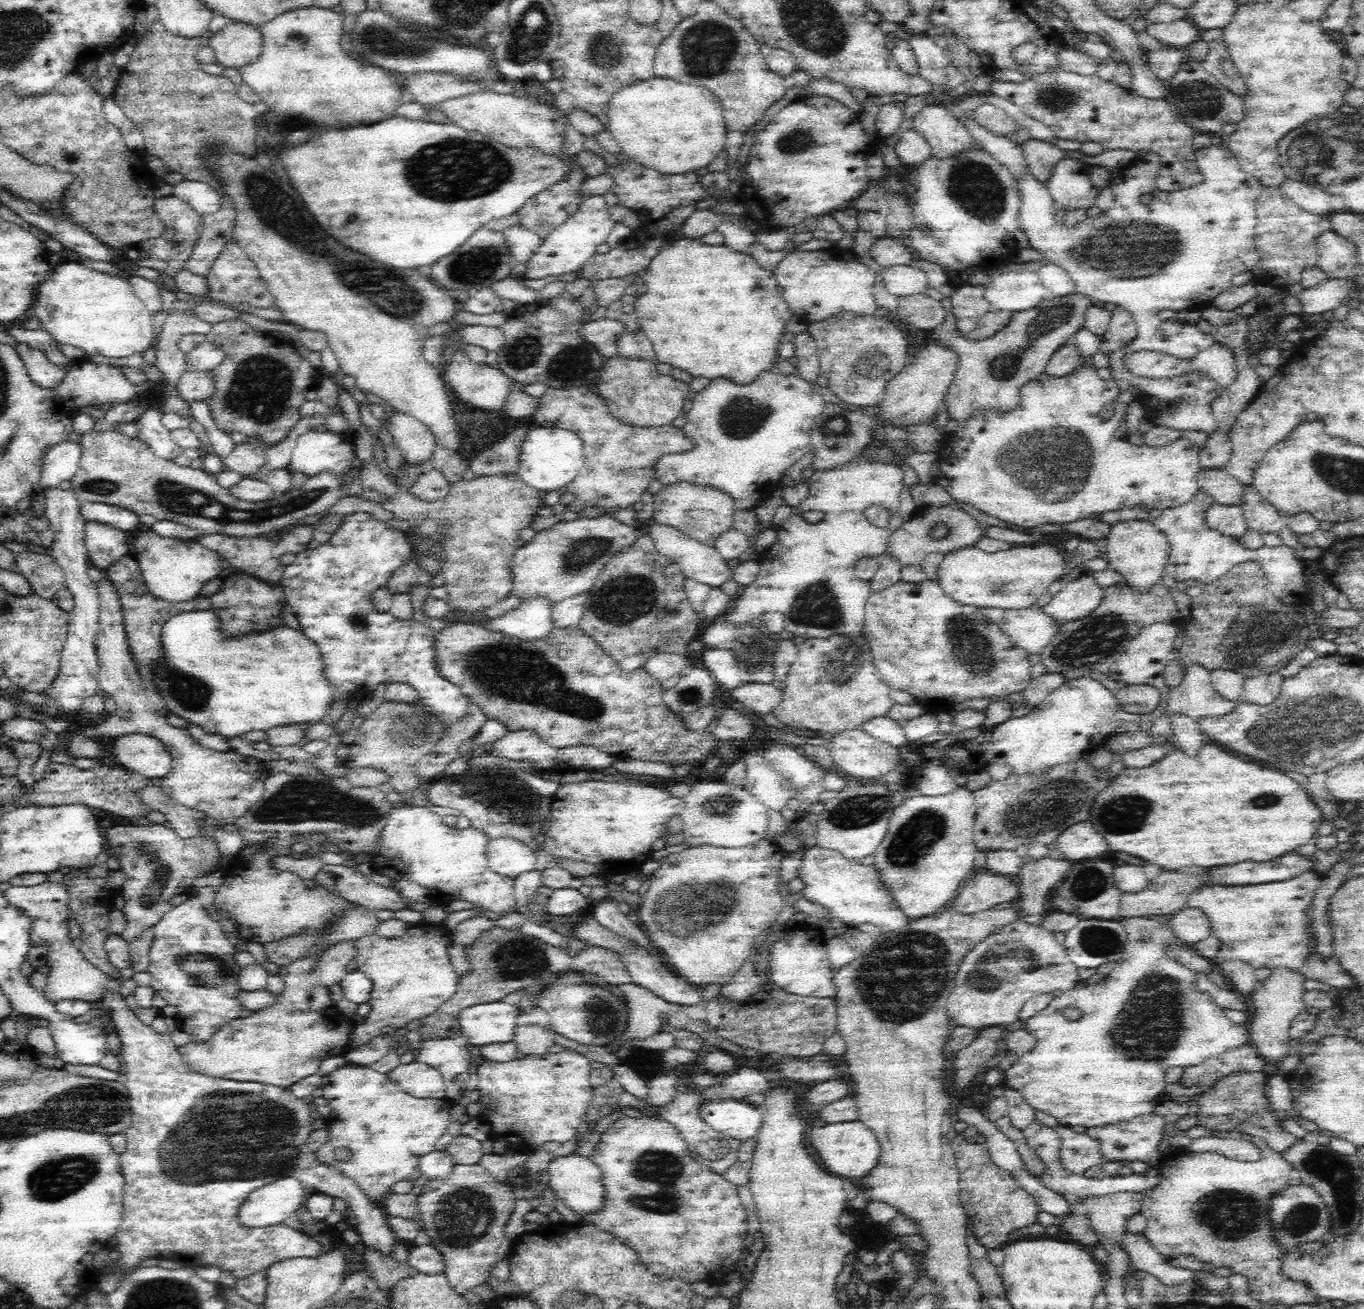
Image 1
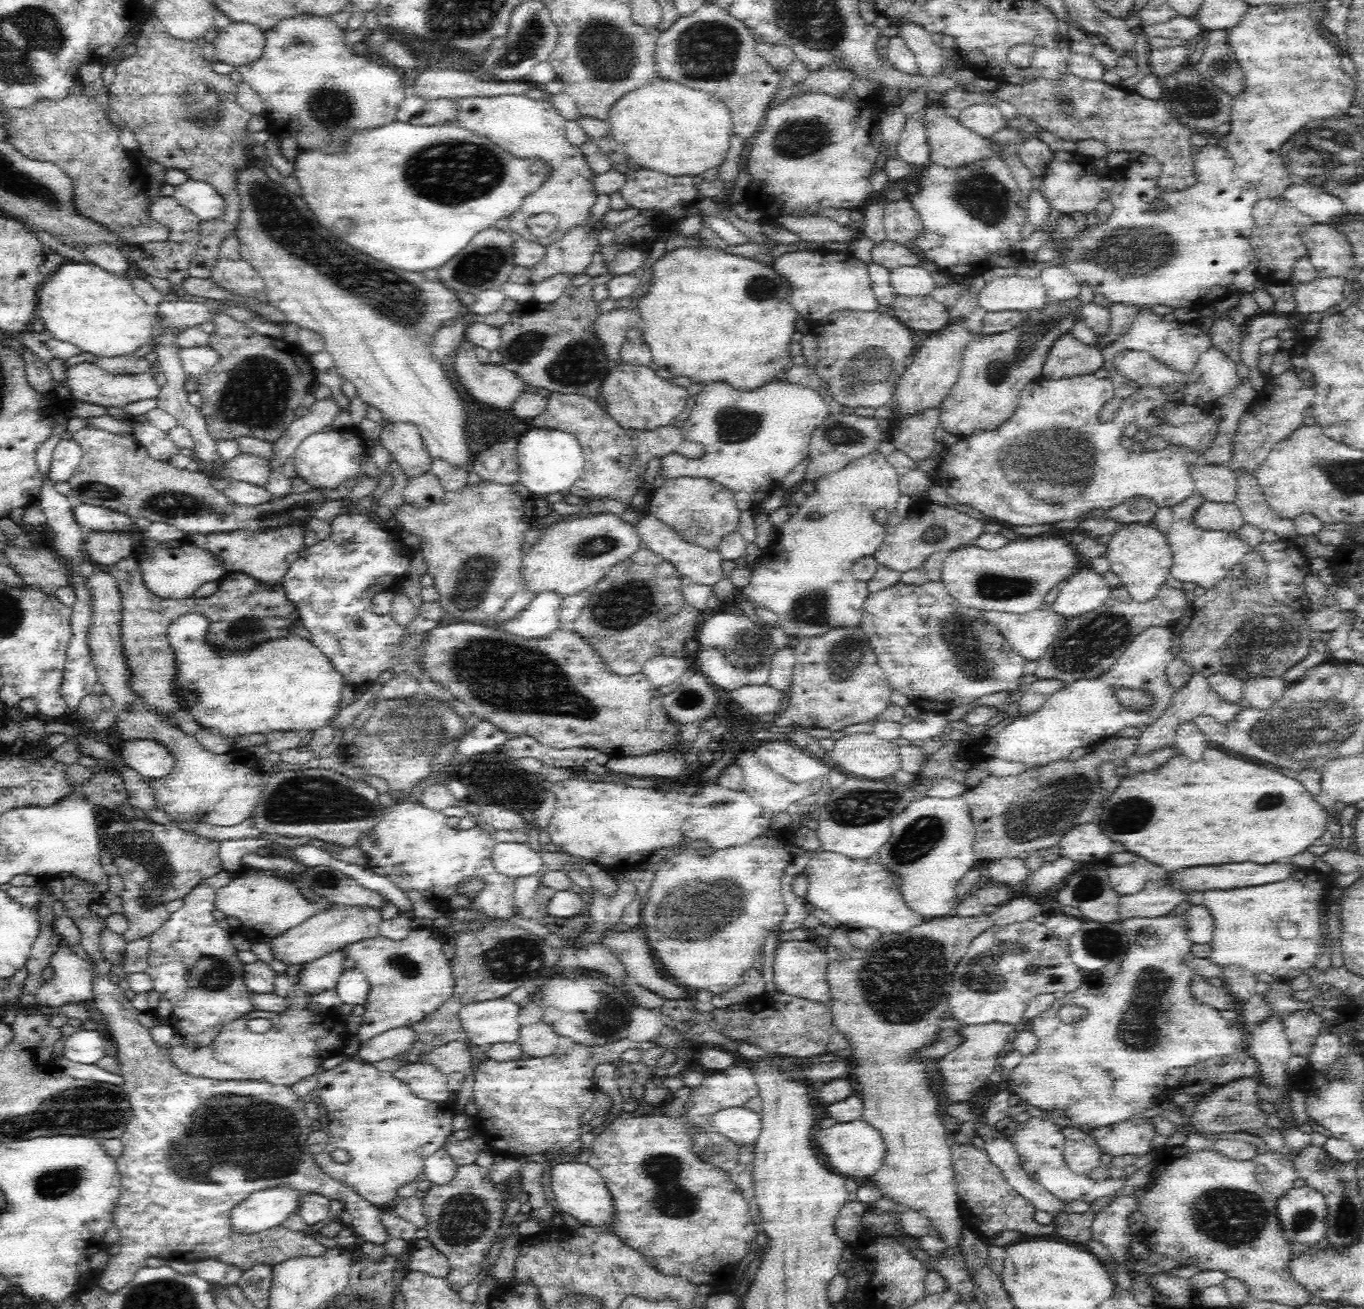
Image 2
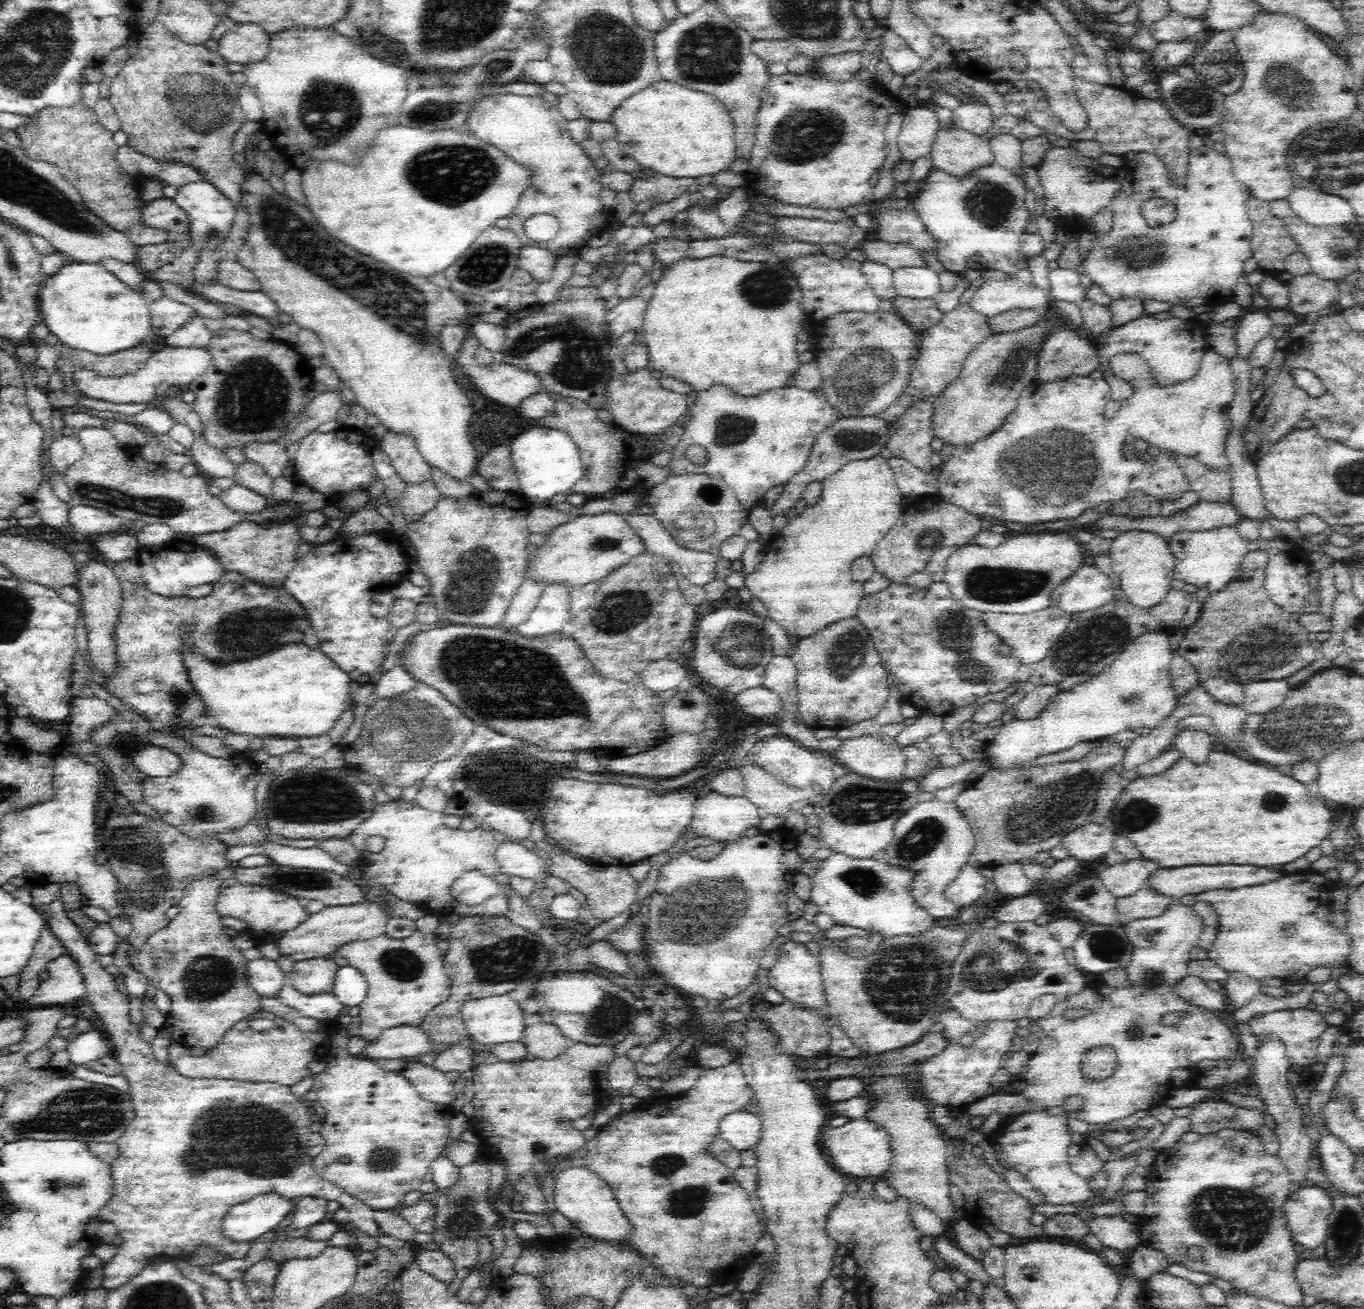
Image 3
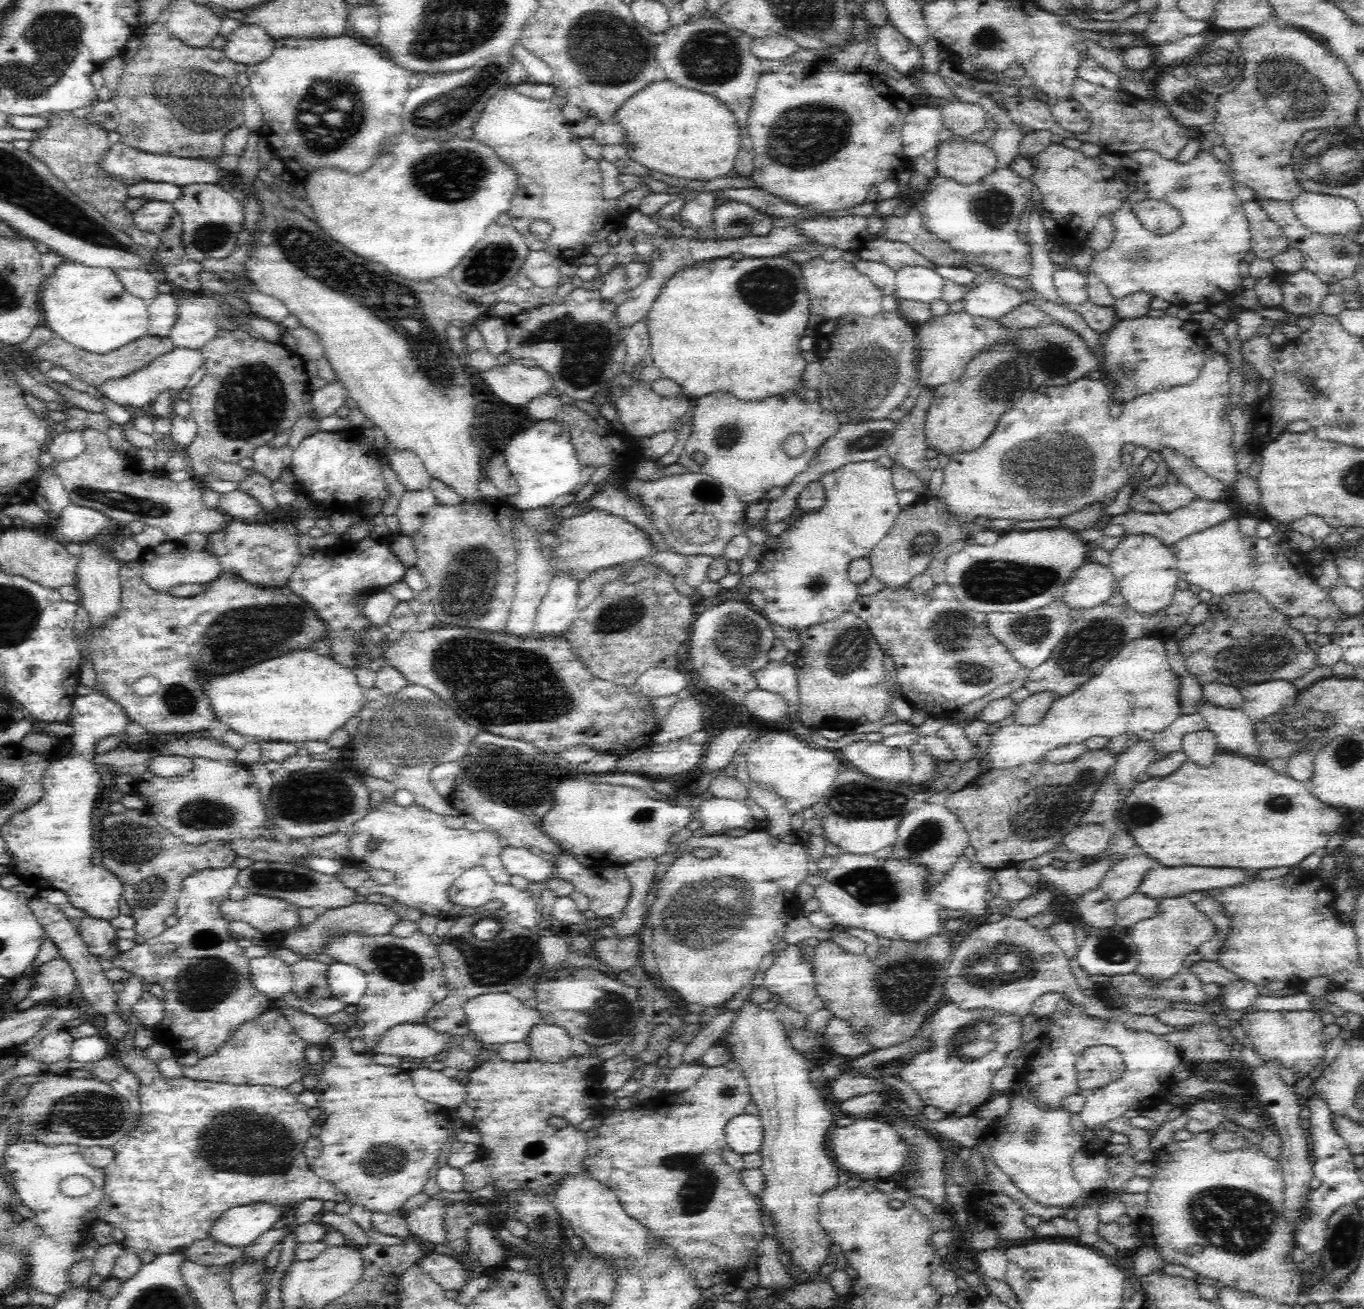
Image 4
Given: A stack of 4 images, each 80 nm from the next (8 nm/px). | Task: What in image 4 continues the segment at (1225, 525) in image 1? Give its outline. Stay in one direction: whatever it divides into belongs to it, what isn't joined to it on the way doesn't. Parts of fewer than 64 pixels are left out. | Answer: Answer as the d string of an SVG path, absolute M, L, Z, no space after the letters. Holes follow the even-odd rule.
M1195 497L1192 502L1172 510L1172 512L1144 513L1143 511L1132 511L1121 515L1114 515L1107 518L1106 524L1116 523L1122 524L1128 535L1150 535L1162 541L1167 547L1176 544L1183 538L1190 537L1197 532L1202 532L1206 528L1212 528L1224 520L1228 520L1232 516L1232 509L1226 505L1226 501L1209 501L1206 499Z

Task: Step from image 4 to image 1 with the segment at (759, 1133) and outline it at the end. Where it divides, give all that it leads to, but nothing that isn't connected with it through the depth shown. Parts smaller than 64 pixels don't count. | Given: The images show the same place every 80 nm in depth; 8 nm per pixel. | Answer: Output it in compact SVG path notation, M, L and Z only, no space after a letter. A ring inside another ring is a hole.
M741 1101L710 1104L699 1116L715 1132L740 1143L756 1139L763 1120L762 1110Z

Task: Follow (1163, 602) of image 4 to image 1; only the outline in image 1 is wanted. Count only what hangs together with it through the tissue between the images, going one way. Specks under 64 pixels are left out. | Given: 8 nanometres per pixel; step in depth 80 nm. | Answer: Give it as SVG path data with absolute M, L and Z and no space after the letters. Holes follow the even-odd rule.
M1131 520L1111 525L1106 542L1106 568L1118 572L1122 582L1134 589L1135 594L1150 594L1165 575L1170 552L1166 537L1148 520Z

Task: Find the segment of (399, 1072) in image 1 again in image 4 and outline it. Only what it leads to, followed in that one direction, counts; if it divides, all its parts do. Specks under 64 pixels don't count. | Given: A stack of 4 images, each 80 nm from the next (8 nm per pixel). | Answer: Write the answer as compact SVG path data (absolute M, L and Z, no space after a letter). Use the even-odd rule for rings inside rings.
M408 1066L408 1074L420 1099L450 1110L452 1113L465 1103L466 1086L439 1071L427 1067Z

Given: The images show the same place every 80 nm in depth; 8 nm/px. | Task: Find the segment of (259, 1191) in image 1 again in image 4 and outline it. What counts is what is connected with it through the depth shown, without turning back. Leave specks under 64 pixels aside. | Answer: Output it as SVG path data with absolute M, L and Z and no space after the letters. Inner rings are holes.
M270 1204L238 1206L224 1212L208 1230L208 1238L224 1246L250 1246L280 1220L284 1209Z

